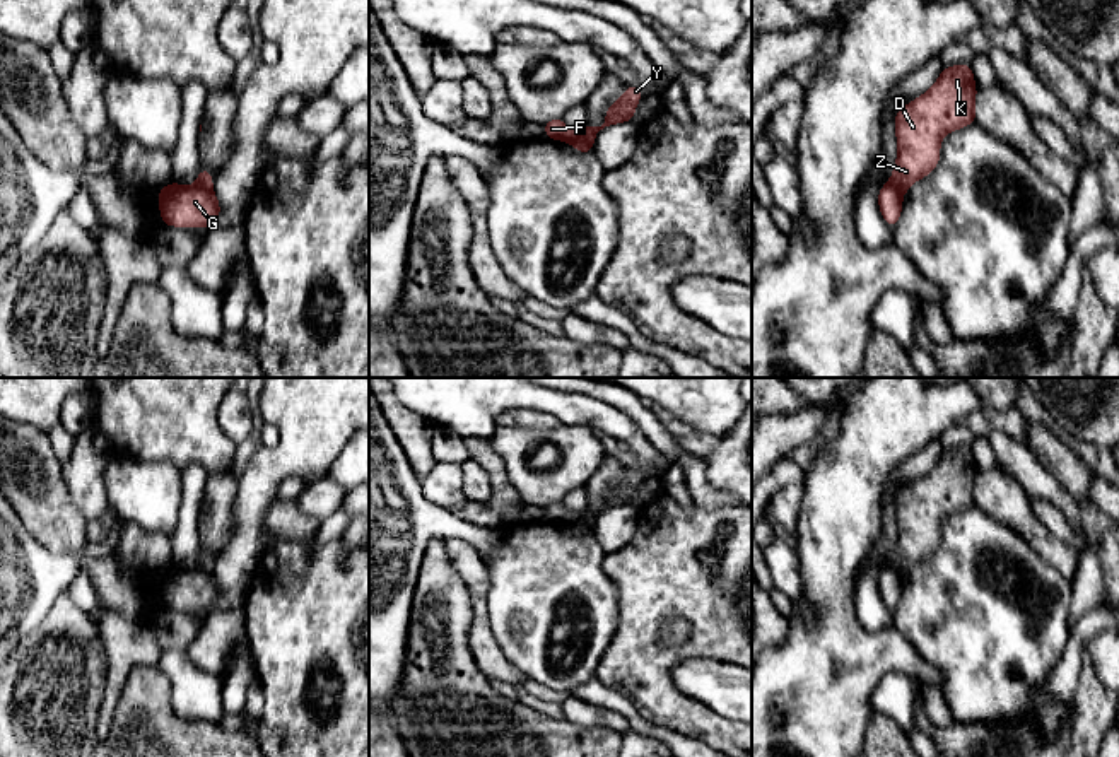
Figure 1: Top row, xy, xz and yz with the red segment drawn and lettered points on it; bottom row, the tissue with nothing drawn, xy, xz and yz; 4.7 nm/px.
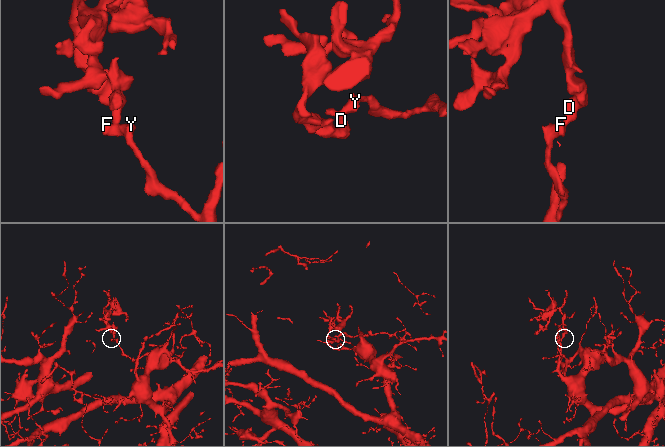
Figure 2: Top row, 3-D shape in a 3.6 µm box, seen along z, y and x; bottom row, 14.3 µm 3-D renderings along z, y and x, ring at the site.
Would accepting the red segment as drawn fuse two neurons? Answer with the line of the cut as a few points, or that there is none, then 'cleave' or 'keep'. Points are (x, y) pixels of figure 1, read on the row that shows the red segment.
cut xz (591, 137), (583, 137), (573, 144); cleave

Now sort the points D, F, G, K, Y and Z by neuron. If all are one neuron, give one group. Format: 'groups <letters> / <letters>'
groups D K Z / F G Y

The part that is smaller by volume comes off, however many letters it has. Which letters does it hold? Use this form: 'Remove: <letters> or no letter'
Remove: D, K, Z

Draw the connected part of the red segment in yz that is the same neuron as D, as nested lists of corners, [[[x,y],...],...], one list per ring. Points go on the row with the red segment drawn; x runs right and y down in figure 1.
[[[970,63],[943,68],[934,85],[895,113],[897,162],[890,185],[904,195],[940,162],[941,138],[975,123],[977,87]]]

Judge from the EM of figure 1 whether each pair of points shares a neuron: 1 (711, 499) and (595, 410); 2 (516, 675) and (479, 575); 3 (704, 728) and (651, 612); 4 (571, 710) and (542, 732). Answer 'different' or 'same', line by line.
1: different
2: same
3: same
4: different

